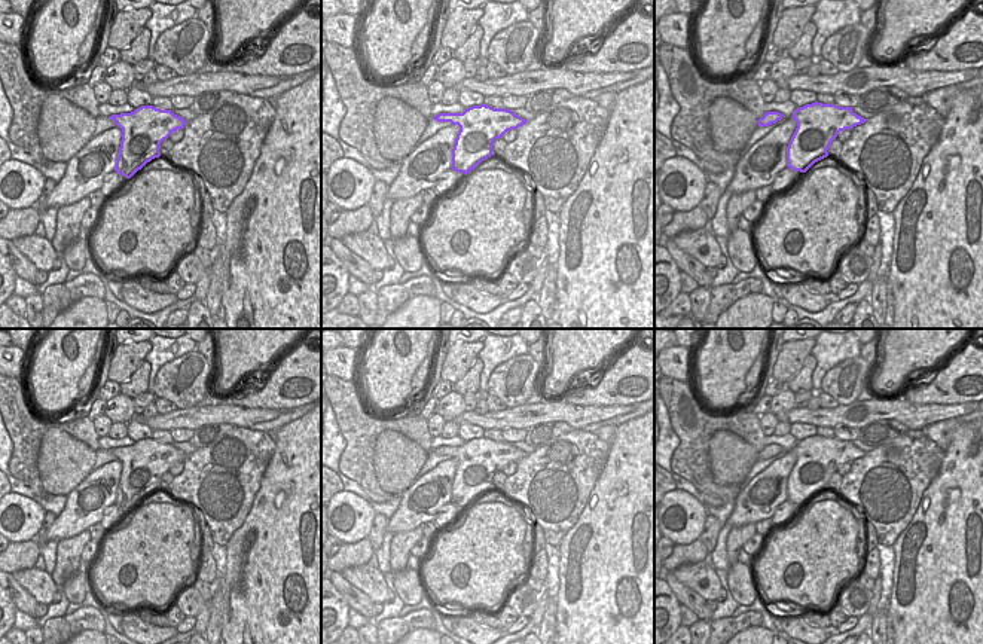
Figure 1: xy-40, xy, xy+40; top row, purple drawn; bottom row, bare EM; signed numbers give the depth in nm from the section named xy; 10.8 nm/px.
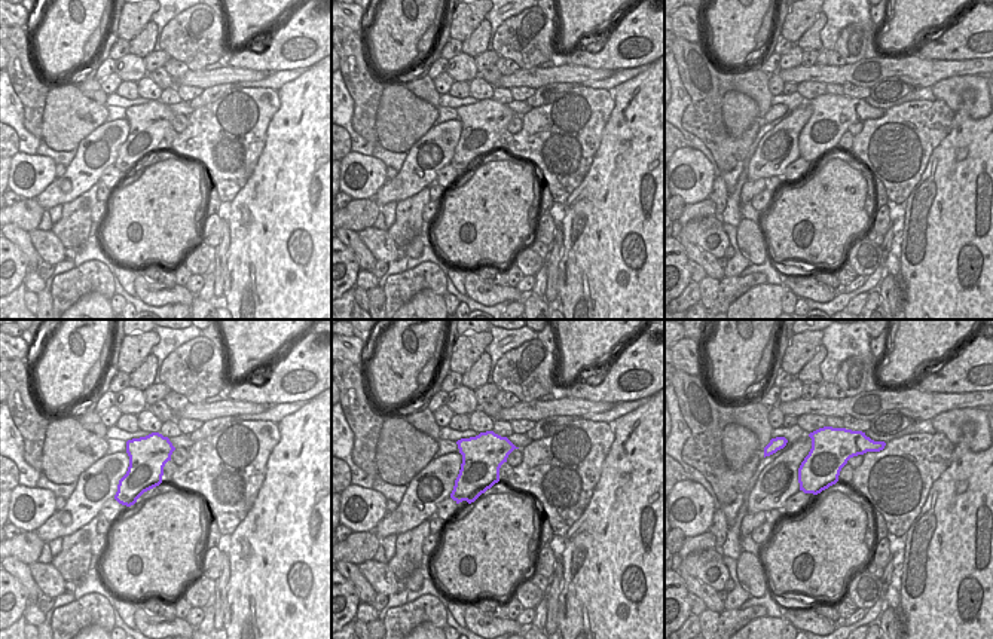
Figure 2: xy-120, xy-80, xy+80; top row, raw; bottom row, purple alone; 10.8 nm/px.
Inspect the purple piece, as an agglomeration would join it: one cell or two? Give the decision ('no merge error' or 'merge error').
no merge error

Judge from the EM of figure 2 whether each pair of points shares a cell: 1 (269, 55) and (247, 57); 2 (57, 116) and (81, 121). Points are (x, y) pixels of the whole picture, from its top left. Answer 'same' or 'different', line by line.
1: same
2: same

